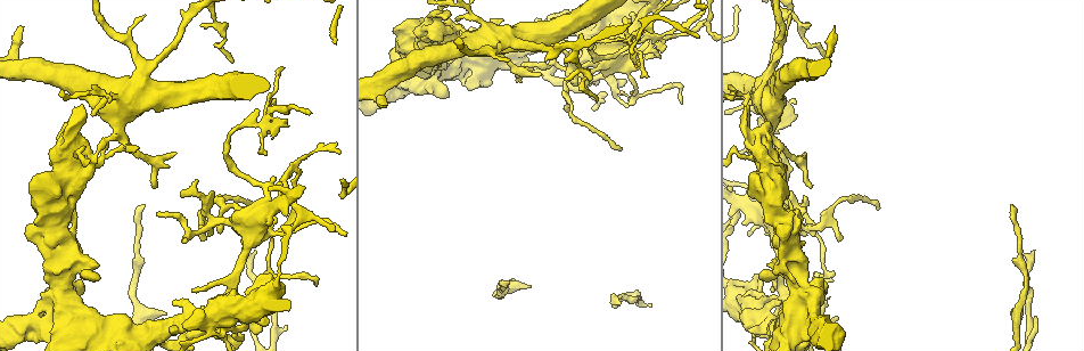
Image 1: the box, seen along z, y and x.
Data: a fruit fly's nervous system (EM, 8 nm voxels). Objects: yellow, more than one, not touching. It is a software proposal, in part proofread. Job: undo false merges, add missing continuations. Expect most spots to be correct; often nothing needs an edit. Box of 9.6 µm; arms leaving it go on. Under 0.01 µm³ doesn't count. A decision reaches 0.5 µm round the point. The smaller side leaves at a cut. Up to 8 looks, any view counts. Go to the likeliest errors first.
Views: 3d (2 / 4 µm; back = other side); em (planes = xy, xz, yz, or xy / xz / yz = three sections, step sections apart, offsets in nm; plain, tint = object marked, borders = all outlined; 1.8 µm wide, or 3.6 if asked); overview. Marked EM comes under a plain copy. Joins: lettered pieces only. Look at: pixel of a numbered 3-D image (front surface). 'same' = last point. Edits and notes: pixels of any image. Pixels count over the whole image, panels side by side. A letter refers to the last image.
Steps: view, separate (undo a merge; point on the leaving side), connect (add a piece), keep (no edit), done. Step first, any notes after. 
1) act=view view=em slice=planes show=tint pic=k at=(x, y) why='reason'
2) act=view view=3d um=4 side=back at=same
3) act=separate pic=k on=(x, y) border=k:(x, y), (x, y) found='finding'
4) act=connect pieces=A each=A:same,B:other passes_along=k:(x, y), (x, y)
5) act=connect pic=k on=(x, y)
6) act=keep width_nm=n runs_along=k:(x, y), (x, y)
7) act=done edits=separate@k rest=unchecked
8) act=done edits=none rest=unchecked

act=view view=3d um=4 pic=1 at=(216, 309) why='sudden change in width'

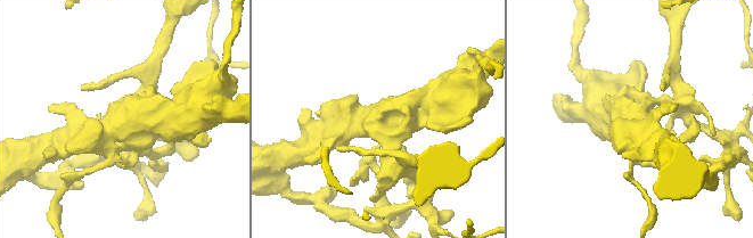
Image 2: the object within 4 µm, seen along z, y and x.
act=view view=em slice=planes show=tint pic=2 at=(120, 124) why='need the tissue'

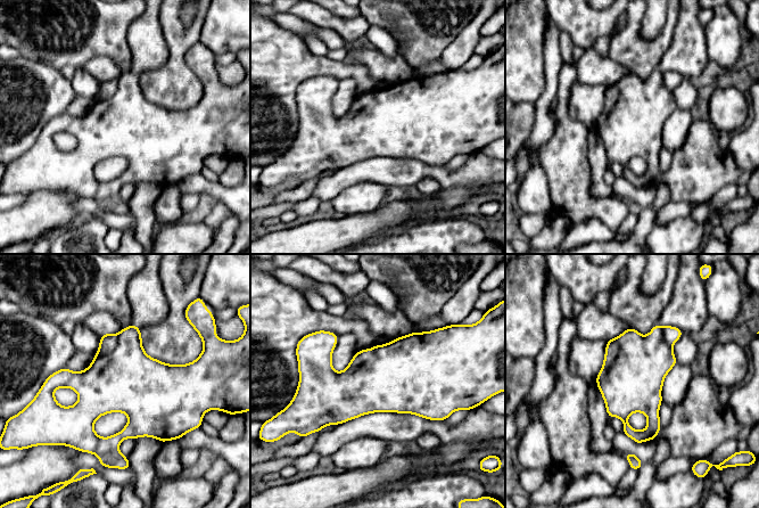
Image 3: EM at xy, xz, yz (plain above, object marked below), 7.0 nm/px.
act=view view=em slice=planes show=borders at=same why='what lies round it'

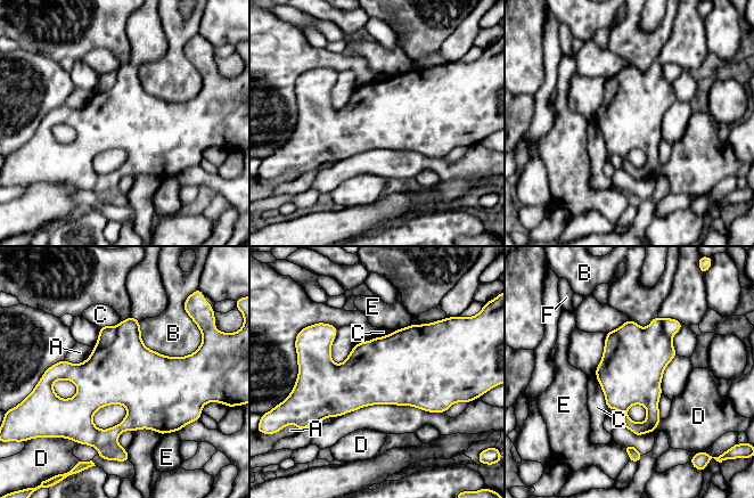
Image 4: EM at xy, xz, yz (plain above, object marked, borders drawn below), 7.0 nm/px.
act=separate pic=4 on=(107, 334) longest_contact=B:460nm each=A:other,B:other,C:other,D:other,E:other,F:other found='a second cell is stuck on'

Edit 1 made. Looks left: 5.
act=view view=3d um=2 pic=1 at=(530, 285) why='an open end'

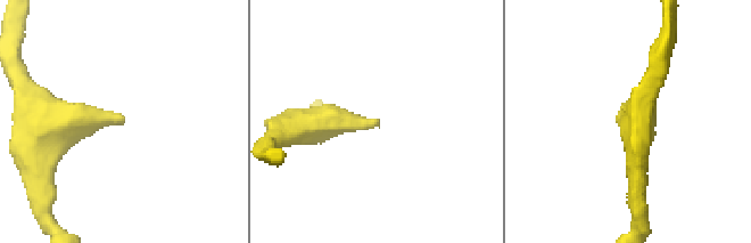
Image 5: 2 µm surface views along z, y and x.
act=view view=em slice=planes show=borders pic=5 at=(123, 119) why='now the EM'

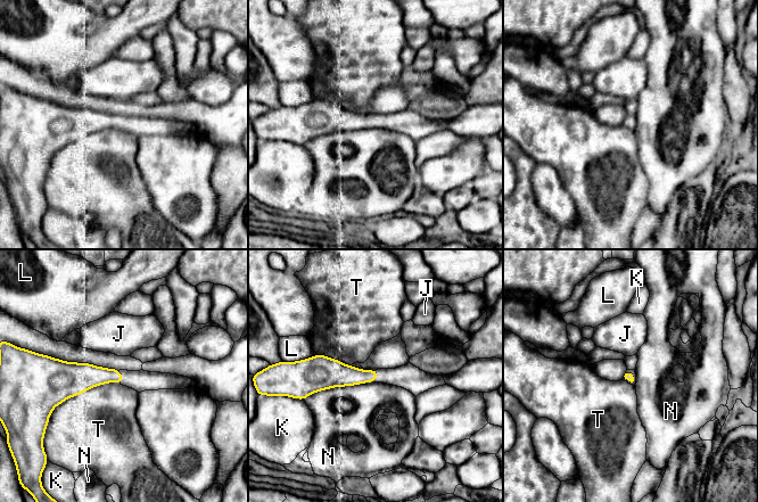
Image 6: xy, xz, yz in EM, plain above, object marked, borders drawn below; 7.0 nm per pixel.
act=keep each=J:other,K:other,L:other,N:other,T:other border=6:(372, 380), (316, 391), (304, 400) found='none of them fits'

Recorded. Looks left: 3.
act=view view=em slice=planes show=borders pic=1 at=(766, 148) why='abrupt turn'

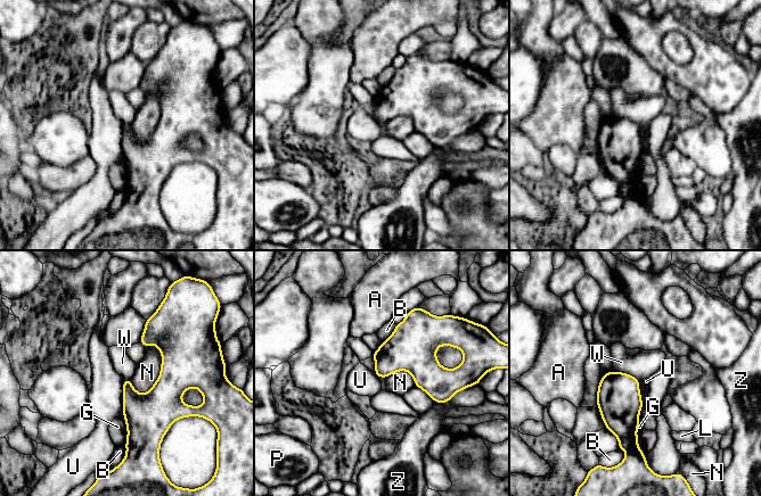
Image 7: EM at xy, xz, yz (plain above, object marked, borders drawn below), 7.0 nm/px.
act=keep width_nm=140 each=A:other,B:other,G:other,L:other,N:other,P:other,U:other,W:other,Z:other border=7:(612, 370), (630, 373), (638, 380) found='all the same cell'

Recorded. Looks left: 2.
act=done edits=separate@4 rest=unchecked

